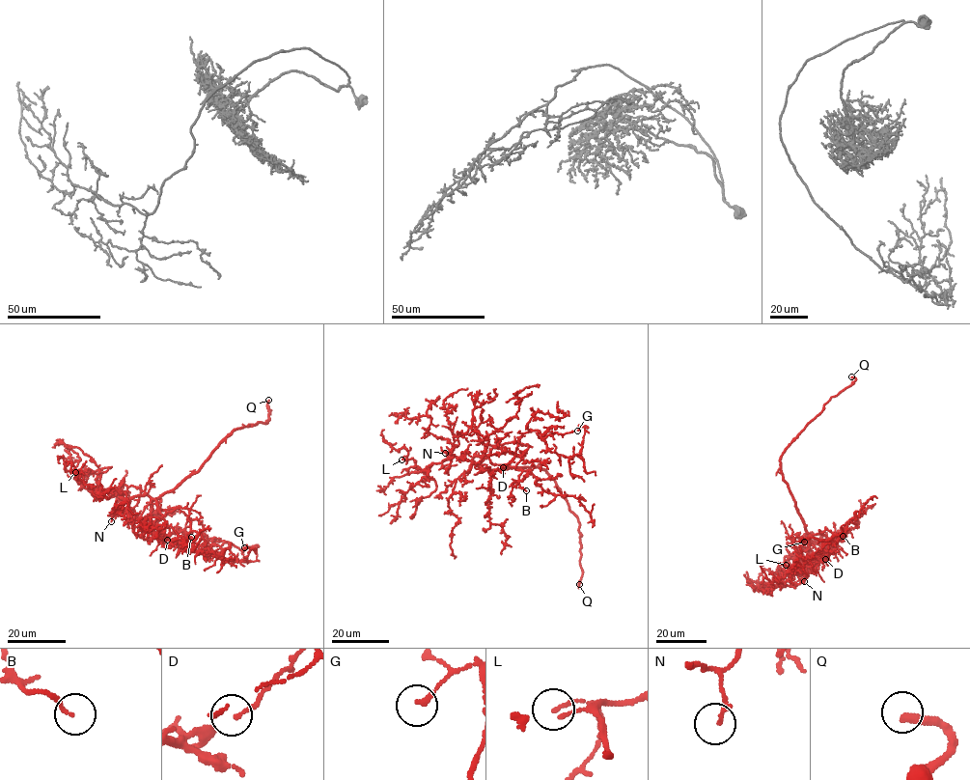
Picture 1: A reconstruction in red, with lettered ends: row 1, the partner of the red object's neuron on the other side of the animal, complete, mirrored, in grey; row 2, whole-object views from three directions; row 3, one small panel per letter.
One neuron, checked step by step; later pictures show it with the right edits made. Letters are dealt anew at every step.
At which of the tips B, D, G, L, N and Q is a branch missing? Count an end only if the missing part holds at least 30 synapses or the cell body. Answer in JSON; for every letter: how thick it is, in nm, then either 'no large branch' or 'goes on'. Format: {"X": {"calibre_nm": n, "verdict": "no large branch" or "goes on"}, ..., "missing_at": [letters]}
{"B": {"calibre_nm": 120, "verdict": "goes on"}, "D": {"calibre_nm": 120, "verdict": "no large branch"}, "G": {"calibre_nm": 150, "verdict": "no large branch"}, "L": {"calibre_nm": 130, "verdict": "no large branch"}, "N": {"calibre_nm": 140, "verdict": "no large branch"}, "Q": {"calibre_nm": 300, "verdict": "goes on"}, "missing_at": ["B", "Q"]}

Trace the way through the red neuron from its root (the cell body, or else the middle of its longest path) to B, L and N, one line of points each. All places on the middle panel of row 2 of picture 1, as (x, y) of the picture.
B: (496, 470), (483, 468), (481, 462), (486, 455), (492, 463), (508, 464), (521, 470), (518, 485), (526, 490)
L: (496, 470), (486, 470), (474, 462), (453, 457), (433, 463), (428, 475), (413, 459), (401, 459)
N: (496, 470), (486, 470), (453, 455), (450, 451), (445, 453)

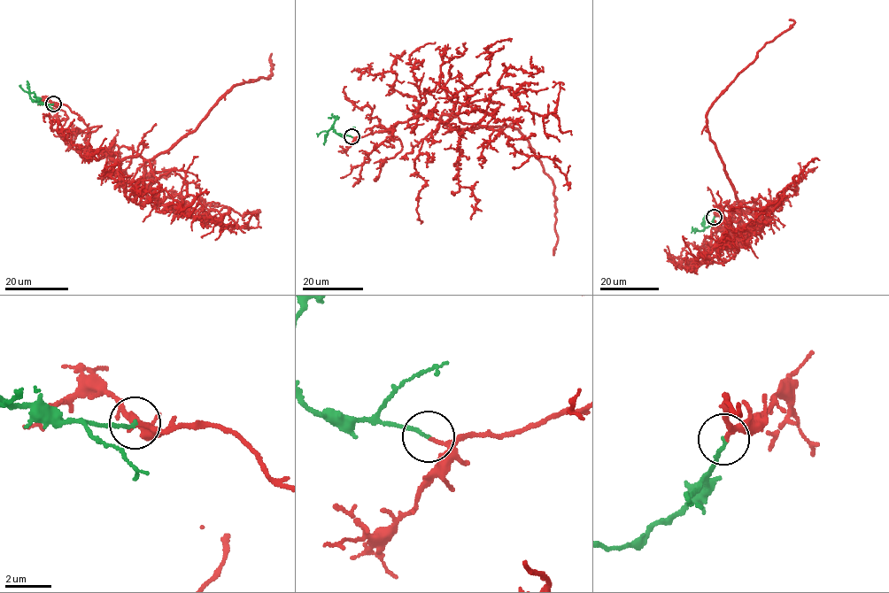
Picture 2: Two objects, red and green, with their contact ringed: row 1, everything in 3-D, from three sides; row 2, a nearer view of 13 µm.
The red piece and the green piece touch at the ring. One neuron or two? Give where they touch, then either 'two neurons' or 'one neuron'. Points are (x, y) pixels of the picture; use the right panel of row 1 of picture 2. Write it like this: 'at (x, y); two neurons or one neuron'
at (714, 217); one neuron

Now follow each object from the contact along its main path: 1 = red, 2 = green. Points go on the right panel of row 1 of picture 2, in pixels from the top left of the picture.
1: (715, 217), (728, 219), (730, 233), (738, 204), (709, 136), (709, 107), (789, 19)
2: (715, 217), (711, 225), (705, 228), (704, 218), (707, 211)

